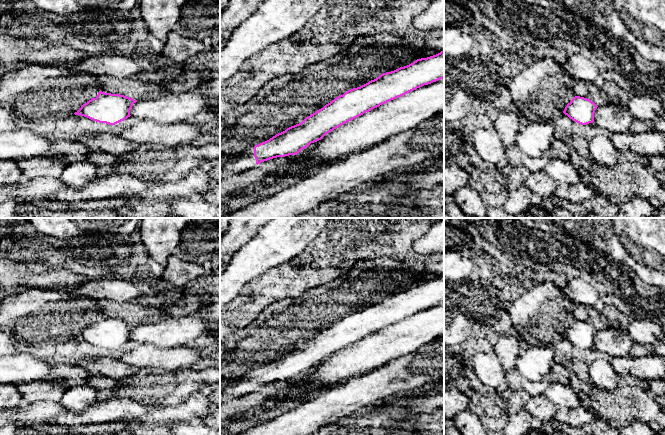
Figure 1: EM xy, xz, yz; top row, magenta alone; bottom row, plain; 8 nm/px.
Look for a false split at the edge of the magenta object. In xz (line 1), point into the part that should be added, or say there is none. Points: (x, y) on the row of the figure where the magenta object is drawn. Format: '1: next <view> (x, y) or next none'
1: next xz (245, 160)

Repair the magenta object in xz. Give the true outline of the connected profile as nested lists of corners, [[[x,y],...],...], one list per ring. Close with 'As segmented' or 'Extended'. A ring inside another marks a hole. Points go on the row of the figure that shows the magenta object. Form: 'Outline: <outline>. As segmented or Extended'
Outline: [[[444,50],[383,73],[376,79],[336,97],[301,123],[238,153],[234,159],[220,166],[220,179],[249,170],[273,158],[296,155],[311,143],[321,140],[329,132],[358,116],[443,78]]]. Extended

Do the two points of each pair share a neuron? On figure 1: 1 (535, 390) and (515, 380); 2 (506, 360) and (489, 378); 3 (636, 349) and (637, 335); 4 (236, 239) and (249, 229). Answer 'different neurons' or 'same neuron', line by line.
1: same neuron
2: different neurons
3: different neurons
4: same neuron

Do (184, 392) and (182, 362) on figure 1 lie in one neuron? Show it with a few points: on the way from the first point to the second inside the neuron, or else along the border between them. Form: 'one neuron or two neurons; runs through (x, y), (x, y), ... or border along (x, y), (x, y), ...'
two neurons; border along (159, 368), (165, 371), (185, 369)

